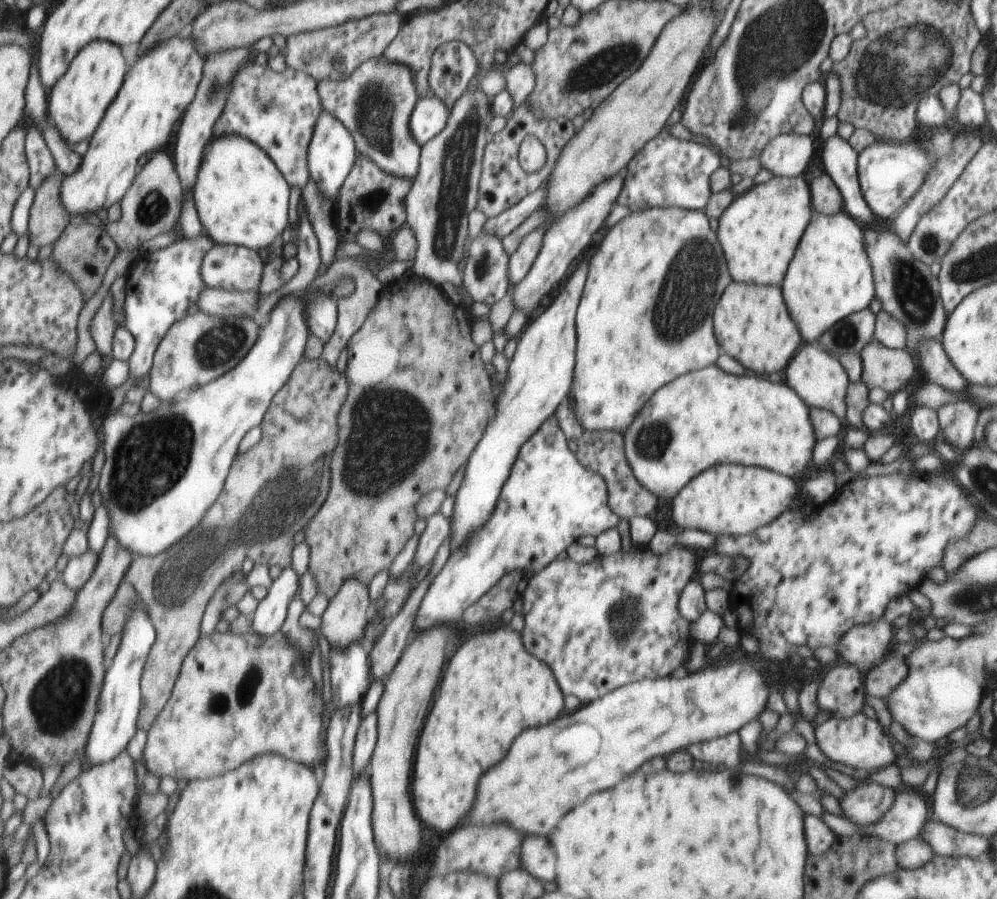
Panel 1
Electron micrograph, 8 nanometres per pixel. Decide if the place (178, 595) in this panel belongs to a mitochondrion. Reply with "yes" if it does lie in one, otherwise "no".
yes

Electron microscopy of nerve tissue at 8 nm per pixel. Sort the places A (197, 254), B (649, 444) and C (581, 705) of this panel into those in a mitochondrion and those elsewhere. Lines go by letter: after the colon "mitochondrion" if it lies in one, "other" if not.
A: other
B: mitochondrion
C: other

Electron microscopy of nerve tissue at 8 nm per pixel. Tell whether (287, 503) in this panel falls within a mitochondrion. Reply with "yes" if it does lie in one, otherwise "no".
yes

